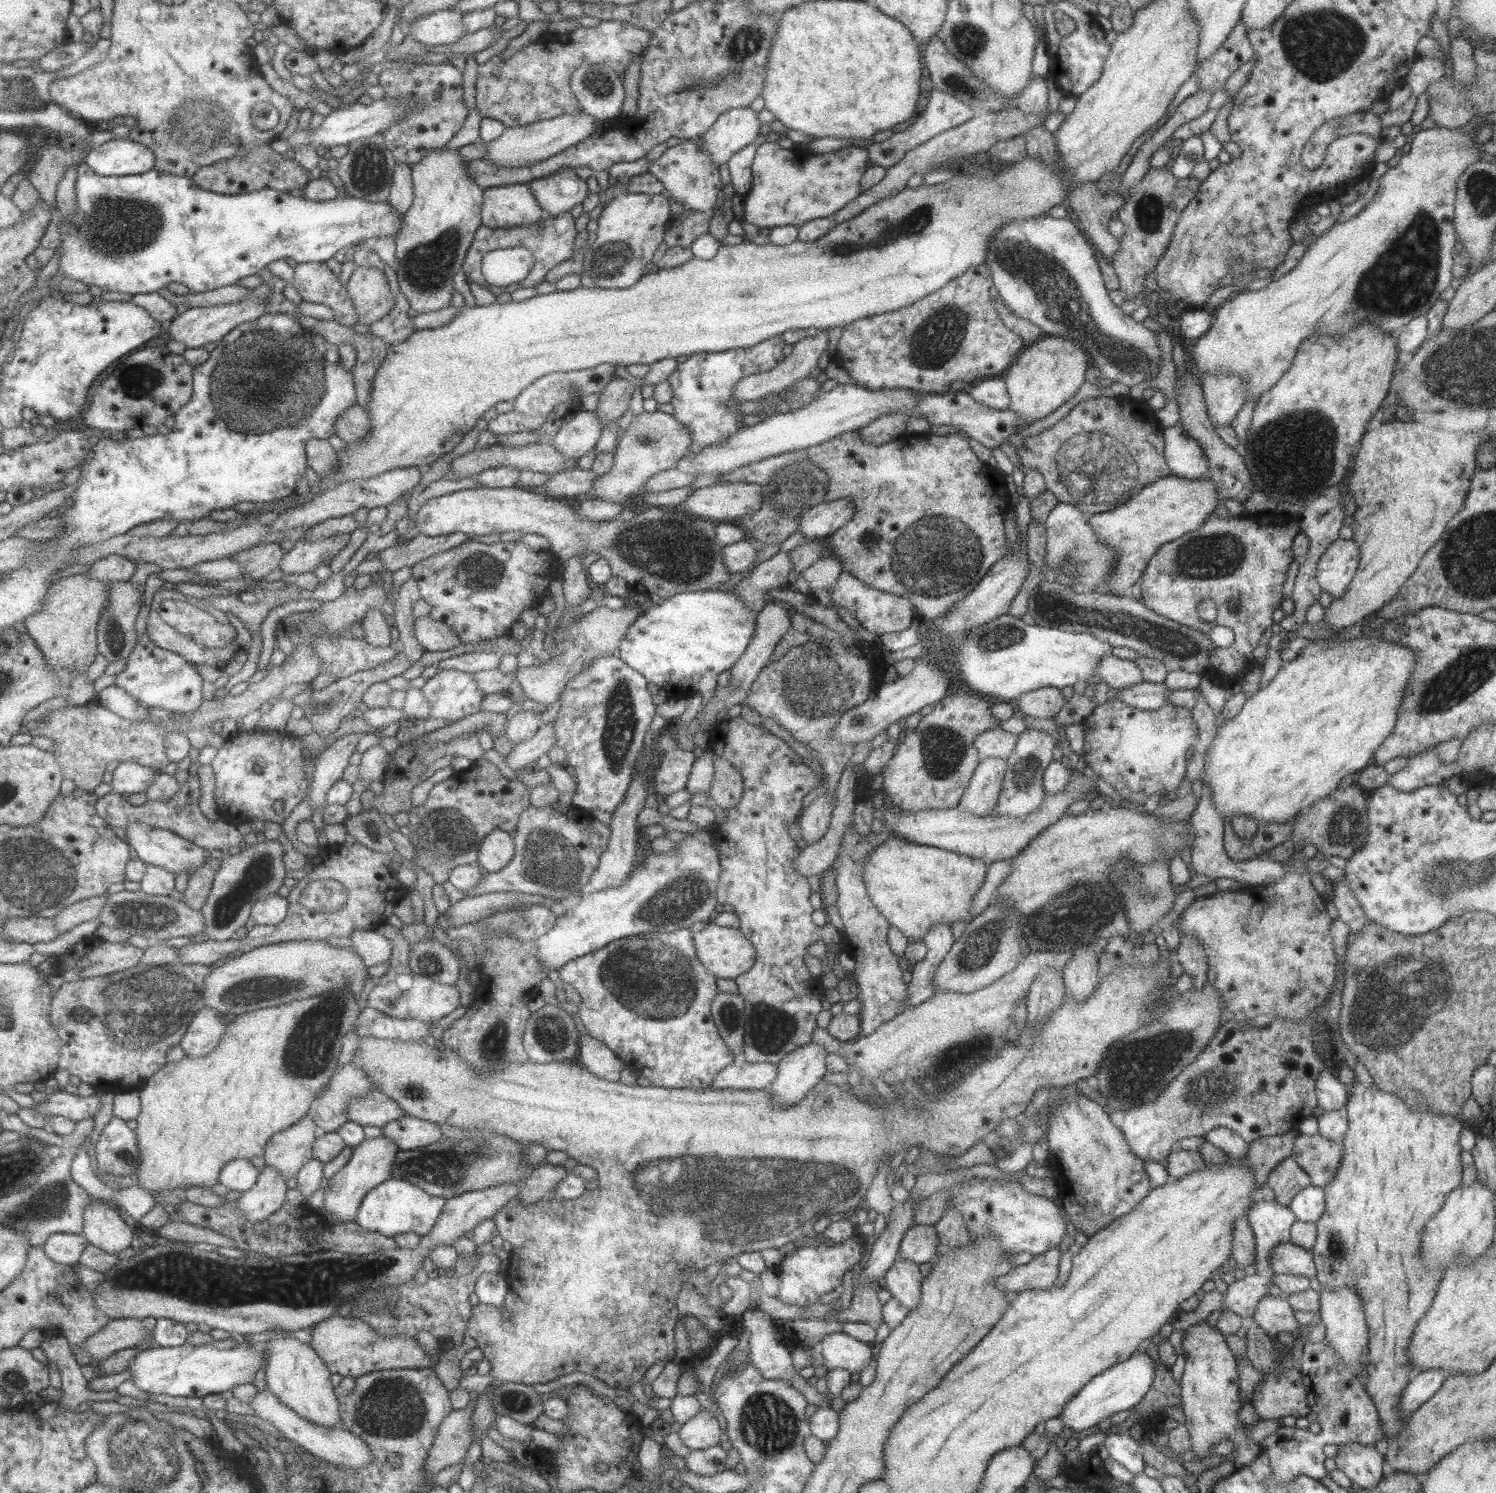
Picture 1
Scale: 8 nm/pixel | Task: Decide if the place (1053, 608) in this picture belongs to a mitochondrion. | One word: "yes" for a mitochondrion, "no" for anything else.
yes

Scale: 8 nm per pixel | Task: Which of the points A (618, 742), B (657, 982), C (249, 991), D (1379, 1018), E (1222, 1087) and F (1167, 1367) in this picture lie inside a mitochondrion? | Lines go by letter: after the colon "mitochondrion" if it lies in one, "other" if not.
A: mitochondrion
B: mitochondrion
C: mitochondrion
D: mitochondrion
E: mitochondrion
F: other

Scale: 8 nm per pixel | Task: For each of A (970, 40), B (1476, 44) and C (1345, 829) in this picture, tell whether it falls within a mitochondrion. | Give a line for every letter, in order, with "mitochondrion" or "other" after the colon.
A: mitochondrion
B: other
C: mitochondrion

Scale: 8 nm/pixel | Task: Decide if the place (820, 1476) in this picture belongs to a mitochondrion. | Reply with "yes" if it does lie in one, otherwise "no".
no

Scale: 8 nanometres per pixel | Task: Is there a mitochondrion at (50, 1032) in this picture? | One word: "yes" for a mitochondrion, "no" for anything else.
no

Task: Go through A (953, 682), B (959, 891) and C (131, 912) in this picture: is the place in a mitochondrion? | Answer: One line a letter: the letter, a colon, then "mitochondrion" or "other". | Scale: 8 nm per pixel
A: other
B: other
C: mitochondrion

